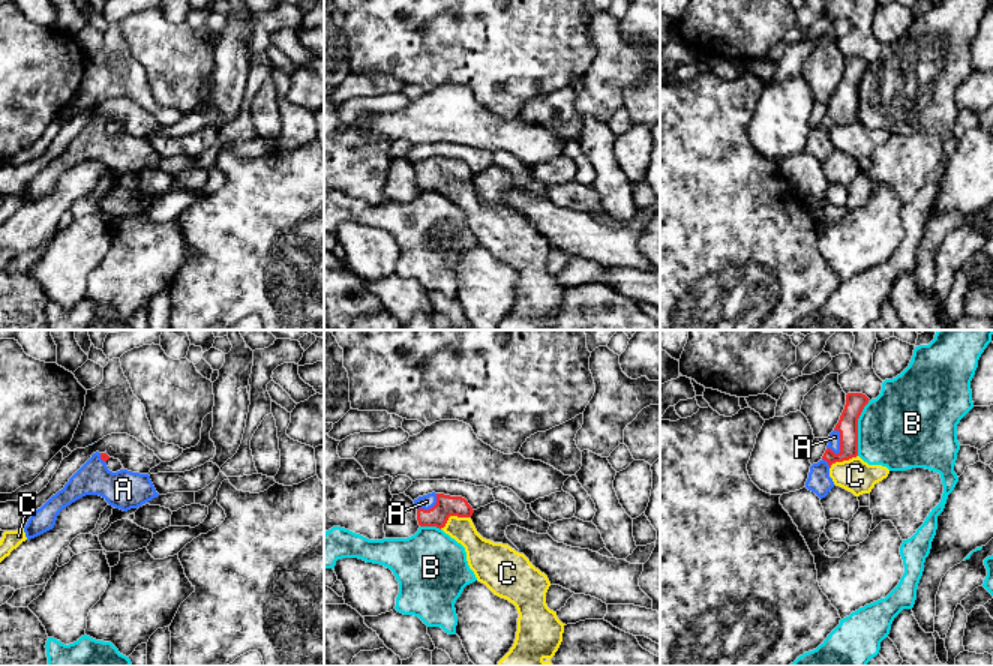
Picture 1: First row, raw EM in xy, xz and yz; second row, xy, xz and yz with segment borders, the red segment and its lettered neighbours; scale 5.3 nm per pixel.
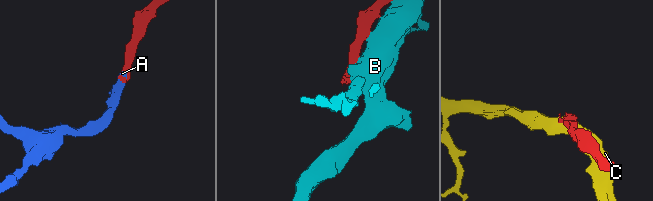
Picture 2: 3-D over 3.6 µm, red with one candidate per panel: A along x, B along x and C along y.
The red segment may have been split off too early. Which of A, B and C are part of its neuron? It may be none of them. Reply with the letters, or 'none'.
A

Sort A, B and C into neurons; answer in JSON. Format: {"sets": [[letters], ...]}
{"sets": [["A"], ["B"], ["C"]]}

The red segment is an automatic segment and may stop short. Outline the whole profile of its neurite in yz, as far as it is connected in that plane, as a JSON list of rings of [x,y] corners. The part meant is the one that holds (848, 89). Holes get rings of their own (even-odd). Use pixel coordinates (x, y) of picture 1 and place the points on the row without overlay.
[[[862,57],[846,58],[844,74],[828,100],[826,114],[822,123],[810,130],[806,152],[820,164],[836,150],[830,141],[831,129],[858,120],[858,82],[868,64]]]

